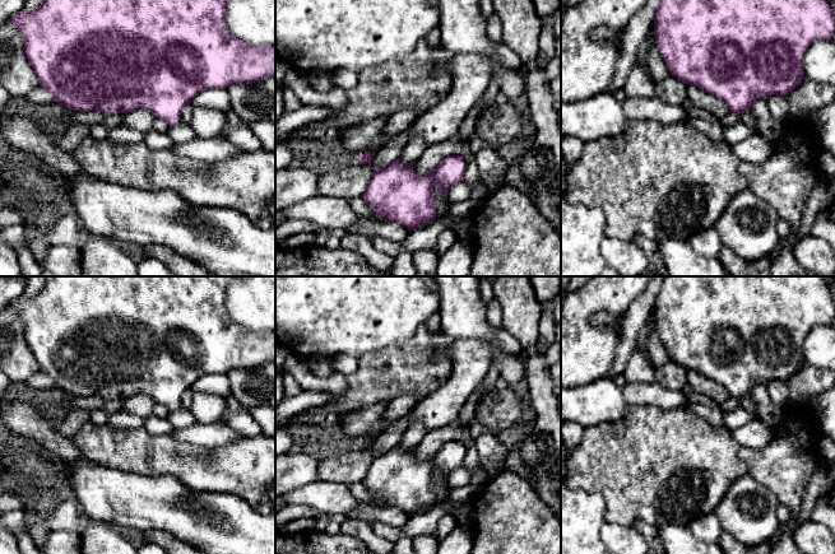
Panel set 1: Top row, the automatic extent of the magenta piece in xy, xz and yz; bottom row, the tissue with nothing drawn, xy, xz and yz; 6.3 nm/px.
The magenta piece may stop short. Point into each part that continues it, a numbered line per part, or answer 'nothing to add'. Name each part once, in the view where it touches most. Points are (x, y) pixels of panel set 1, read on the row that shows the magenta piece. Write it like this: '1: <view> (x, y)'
1: yz (729, 119)

